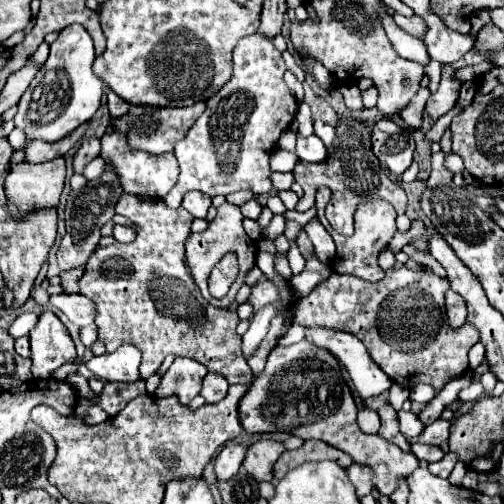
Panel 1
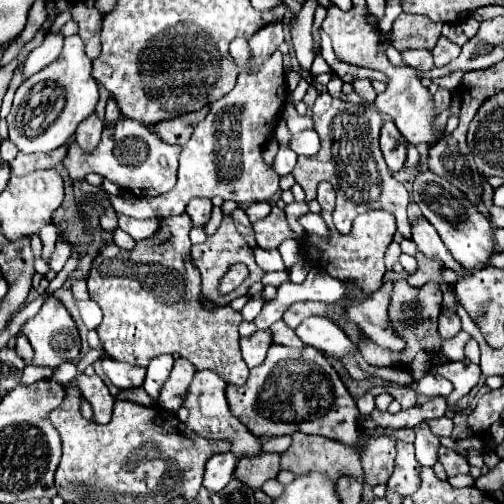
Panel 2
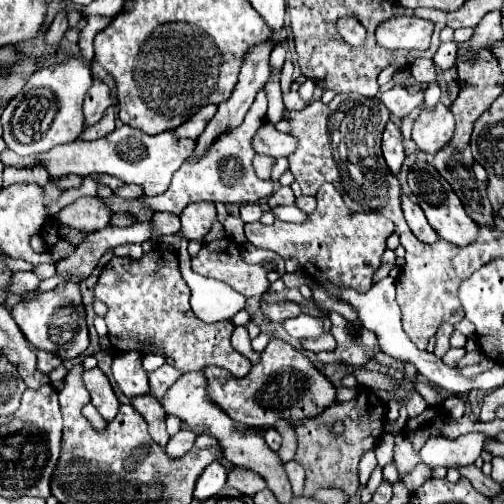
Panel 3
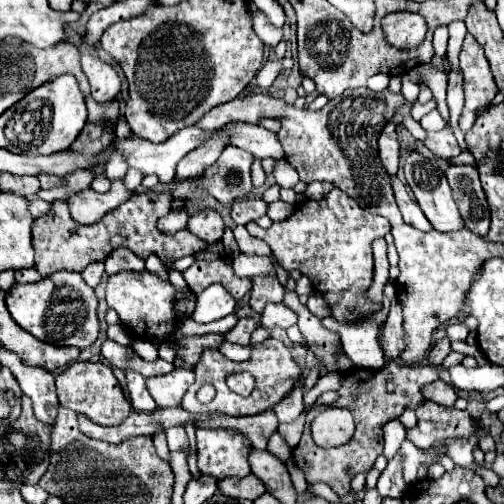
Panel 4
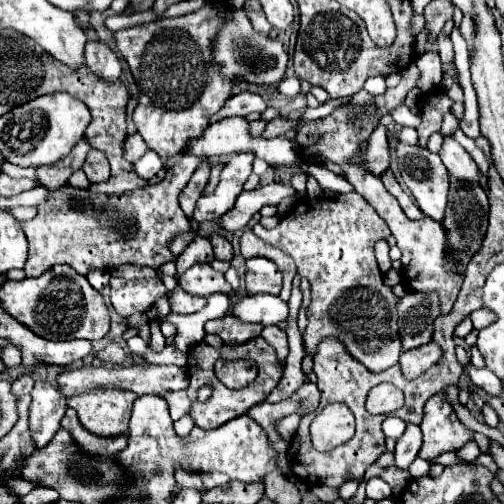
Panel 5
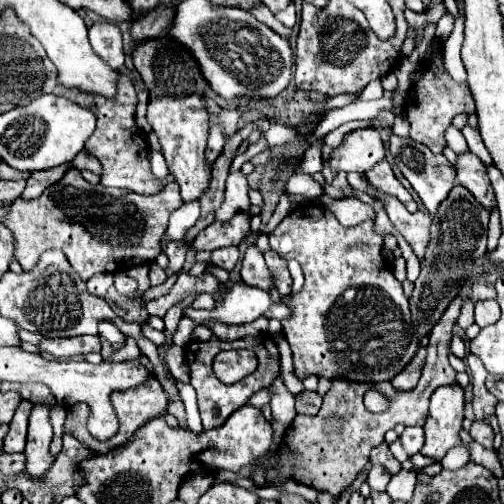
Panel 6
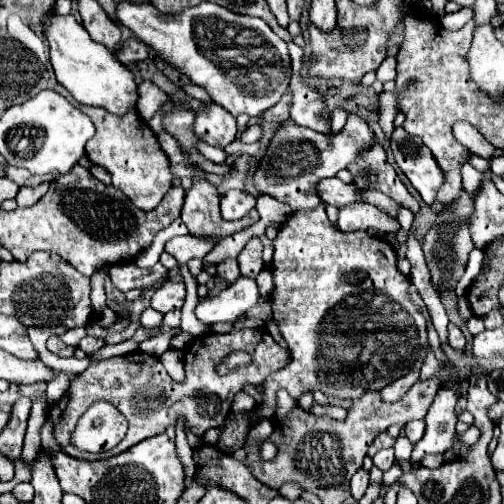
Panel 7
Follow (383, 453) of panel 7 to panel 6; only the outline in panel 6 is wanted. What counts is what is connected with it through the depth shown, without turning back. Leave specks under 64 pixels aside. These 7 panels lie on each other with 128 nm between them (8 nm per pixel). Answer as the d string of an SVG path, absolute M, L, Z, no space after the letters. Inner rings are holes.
M374 464L374 466L370 468L370 472L368 472L368 484L370 484L370 488L376 488L376 490L384 492L388 482L390 482L390 472L388 472L384 466Z

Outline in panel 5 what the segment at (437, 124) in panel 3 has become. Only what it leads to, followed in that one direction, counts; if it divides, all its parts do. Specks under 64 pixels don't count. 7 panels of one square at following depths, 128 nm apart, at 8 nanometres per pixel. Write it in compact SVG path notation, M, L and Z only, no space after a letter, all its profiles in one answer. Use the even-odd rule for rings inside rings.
M444 138L440 158L442 158L444 166L448 168L450 176L454 176L458 180L468 180L468 182L474 182L474 184L480 182L476 162L454 138Z

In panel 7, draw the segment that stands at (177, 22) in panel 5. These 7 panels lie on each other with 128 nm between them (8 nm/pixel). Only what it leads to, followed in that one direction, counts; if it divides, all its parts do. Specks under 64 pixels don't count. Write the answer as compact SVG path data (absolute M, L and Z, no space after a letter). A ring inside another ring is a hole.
M178 106L174 112L168 112L164 118L164 126L168 128L170 134L174 134L184 148L194 148L196 146L196 134L192 132L194 124L194 114L190 108ZM204 172L196 174L194 180L196 182L192 190L186 192L186 202L182 208L182 220L192 236L216 236L216 240L220 240L258 221L259 215L255 208L238 222L222 220L218 196L210 196L210 192L216 192L216 188L204 180Z

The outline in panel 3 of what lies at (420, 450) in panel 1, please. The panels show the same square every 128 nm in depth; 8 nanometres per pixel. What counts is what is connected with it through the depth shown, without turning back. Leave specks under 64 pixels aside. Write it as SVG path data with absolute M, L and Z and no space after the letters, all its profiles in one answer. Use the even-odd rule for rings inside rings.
M462 466L462 468L458 468L458 470L460 470L460 474L462 474L464 478L468 478L468 480L474 484L474 488L476 488L478 492L482 492L482 494L488 498L492 499L494 496L498 496L503 492L503 488L498 482L492 480L490 476L482 474L482 470L478 470L476 466Z

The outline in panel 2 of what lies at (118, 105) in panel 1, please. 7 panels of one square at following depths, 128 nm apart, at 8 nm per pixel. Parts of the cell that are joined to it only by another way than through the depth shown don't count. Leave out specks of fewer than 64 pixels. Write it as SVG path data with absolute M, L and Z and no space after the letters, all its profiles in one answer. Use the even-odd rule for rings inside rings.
M110 98L110 100L108 100L108 106L106 106L106 116L104 116L104 124L108 126L108 124L116 122L118 118L120 118L120 108L118 108L116 100L114 100L114 98Z

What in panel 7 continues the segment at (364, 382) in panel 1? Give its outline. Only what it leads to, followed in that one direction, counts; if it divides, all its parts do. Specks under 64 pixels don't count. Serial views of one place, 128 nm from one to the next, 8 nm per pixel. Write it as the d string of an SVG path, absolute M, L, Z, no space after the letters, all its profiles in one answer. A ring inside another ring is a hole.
M240 276L232 286L222 290L214 298L204 298L196 306L196 318L202 324L216 324L216 322L232 322L240 318L248 308L258 302L258 286L256 280L248 276Z

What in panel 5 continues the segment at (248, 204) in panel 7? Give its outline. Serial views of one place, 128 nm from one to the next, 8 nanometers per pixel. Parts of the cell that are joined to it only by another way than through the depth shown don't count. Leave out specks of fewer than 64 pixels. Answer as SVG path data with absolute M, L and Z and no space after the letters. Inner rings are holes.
M234 154L226 162L222 174L220 174L220 184L216 186L214 194L200 196L196 202L196 220L212 220L224 216L224 212L230 212L234 208L236 198L242 192L244 182L248 180L252 172L252 154Z

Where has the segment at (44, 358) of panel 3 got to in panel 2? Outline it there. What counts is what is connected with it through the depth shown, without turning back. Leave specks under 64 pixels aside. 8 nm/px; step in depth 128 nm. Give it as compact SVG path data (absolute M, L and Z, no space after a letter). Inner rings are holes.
M26 366L23 371L20 384L30 385L36 382L38 378L50 378L52 376L52 368L38 368L38 366Z

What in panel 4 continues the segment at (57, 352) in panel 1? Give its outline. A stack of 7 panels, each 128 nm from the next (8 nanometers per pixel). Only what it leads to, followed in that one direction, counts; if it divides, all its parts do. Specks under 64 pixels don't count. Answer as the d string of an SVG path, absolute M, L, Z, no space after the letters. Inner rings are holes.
M60 270L34 284L14 284L6 294L6 306L24 330L38 340L56 346L76 346L80 350L96 342L100 334L98 298L78 272Z

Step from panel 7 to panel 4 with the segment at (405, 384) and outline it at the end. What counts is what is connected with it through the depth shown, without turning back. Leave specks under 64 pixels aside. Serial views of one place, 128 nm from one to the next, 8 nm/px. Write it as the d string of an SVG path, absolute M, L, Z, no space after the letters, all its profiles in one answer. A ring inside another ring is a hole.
M442 338L440 342L436 342L430 348L430 352L428 352L428 364L440 364L448 354L450 354L450 340Z

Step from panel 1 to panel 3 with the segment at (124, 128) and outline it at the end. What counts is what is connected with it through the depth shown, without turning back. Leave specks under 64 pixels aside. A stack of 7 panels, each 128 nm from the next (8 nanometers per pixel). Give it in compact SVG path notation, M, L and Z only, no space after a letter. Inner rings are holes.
M208 104L204 108L200 108L200 112L196 112L186 124L182 124L180 128L176 128L174 132L180 136L180 138L198 138L200 132L204 132L206 124L212 120L212 116L216 114L216 104Z

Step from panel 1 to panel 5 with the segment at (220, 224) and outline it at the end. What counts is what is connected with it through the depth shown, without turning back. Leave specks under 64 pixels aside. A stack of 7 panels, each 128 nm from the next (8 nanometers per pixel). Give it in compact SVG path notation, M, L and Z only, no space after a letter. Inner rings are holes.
M194 264L182 276L178 276L178 286L194 296L210 296L212 292L228 294L232 288L224 280L224 274L216 272L210 264Z

